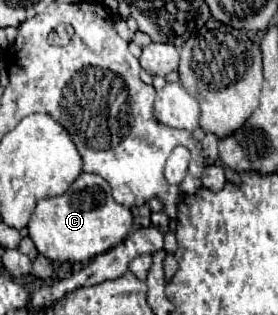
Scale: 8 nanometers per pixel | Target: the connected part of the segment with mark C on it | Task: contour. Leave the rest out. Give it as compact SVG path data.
M83 172L65 194L39 200L27 228L29 238L45 258L75 264L87 262L123 242L133 224L149 226L149 220L133 218L129 208L113 200L111 186L101 176Z

